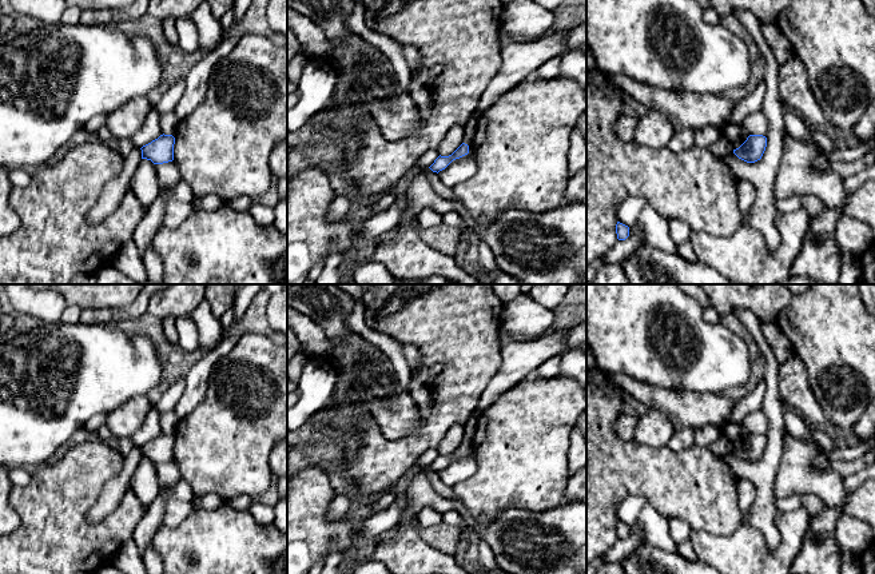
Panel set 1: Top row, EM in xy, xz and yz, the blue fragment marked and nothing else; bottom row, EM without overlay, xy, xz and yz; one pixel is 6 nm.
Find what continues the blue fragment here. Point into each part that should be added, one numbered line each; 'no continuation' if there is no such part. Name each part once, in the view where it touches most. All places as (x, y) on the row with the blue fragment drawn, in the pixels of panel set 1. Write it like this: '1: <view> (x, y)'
no continuation

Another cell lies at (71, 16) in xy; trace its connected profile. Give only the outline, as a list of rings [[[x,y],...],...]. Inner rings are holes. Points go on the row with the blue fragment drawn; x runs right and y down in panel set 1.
[[[68,5],[61,15],[61,23],[68,25],[80,24],[81,12],[81,9]]]

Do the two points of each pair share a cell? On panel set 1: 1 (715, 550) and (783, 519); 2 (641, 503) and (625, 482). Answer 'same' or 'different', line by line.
1: same
2: different

